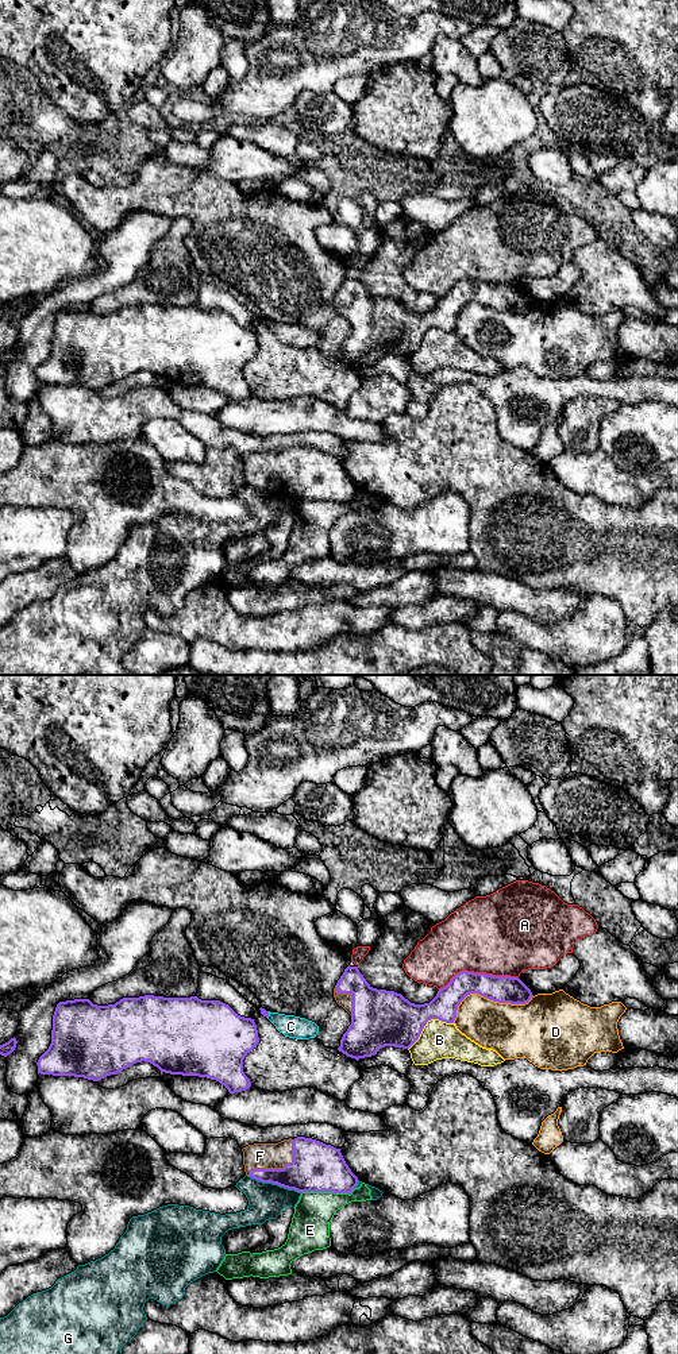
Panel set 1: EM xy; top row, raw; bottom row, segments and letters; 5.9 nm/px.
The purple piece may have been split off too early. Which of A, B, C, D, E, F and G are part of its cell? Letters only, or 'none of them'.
F

